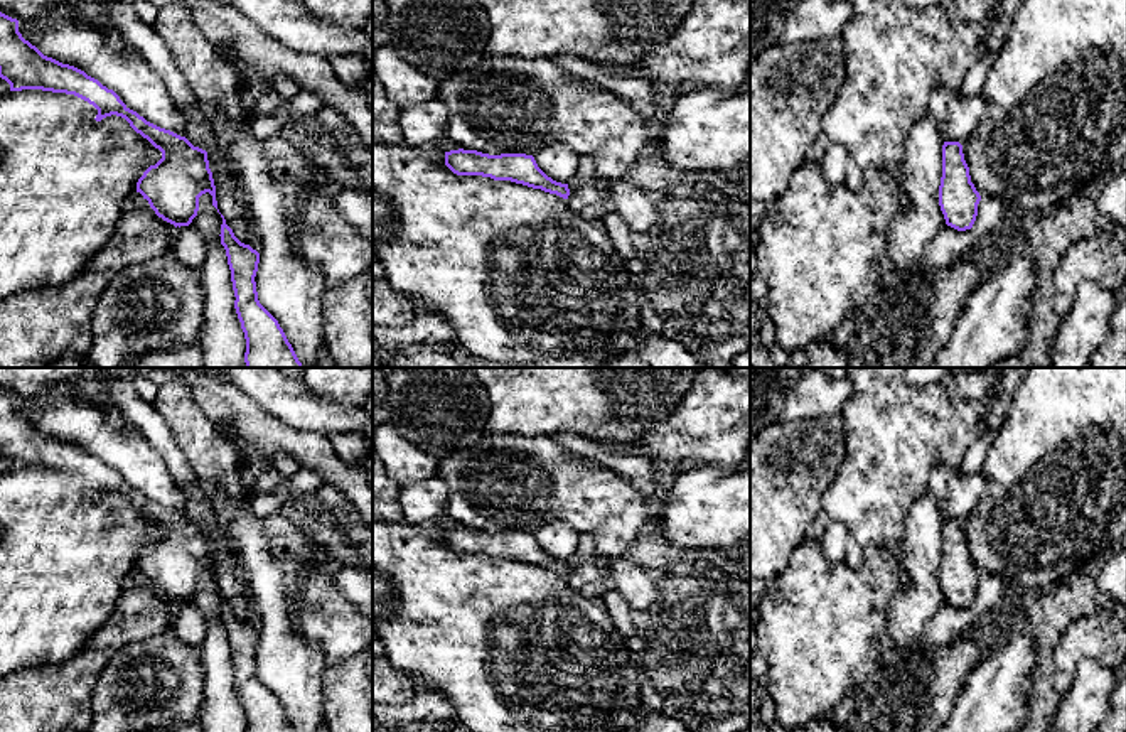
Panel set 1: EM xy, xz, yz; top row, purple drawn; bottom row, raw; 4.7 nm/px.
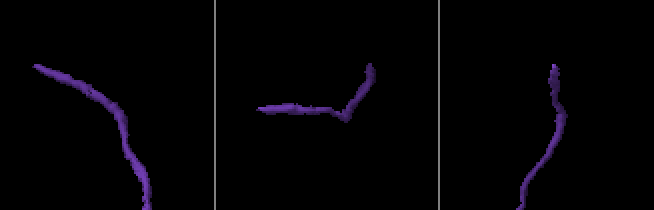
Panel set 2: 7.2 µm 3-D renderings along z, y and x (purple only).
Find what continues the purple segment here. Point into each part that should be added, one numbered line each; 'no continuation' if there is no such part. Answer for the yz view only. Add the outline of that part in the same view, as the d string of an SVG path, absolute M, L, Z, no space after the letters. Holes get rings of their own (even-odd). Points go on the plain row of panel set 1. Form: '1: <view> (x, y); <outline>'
no continuation

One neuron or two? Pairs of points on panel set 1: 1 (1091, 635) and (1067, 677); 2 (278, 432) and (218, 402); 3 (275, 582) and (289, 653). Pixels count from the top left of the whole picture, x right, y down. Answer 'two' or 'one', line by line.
1: one
2: one
3: one

